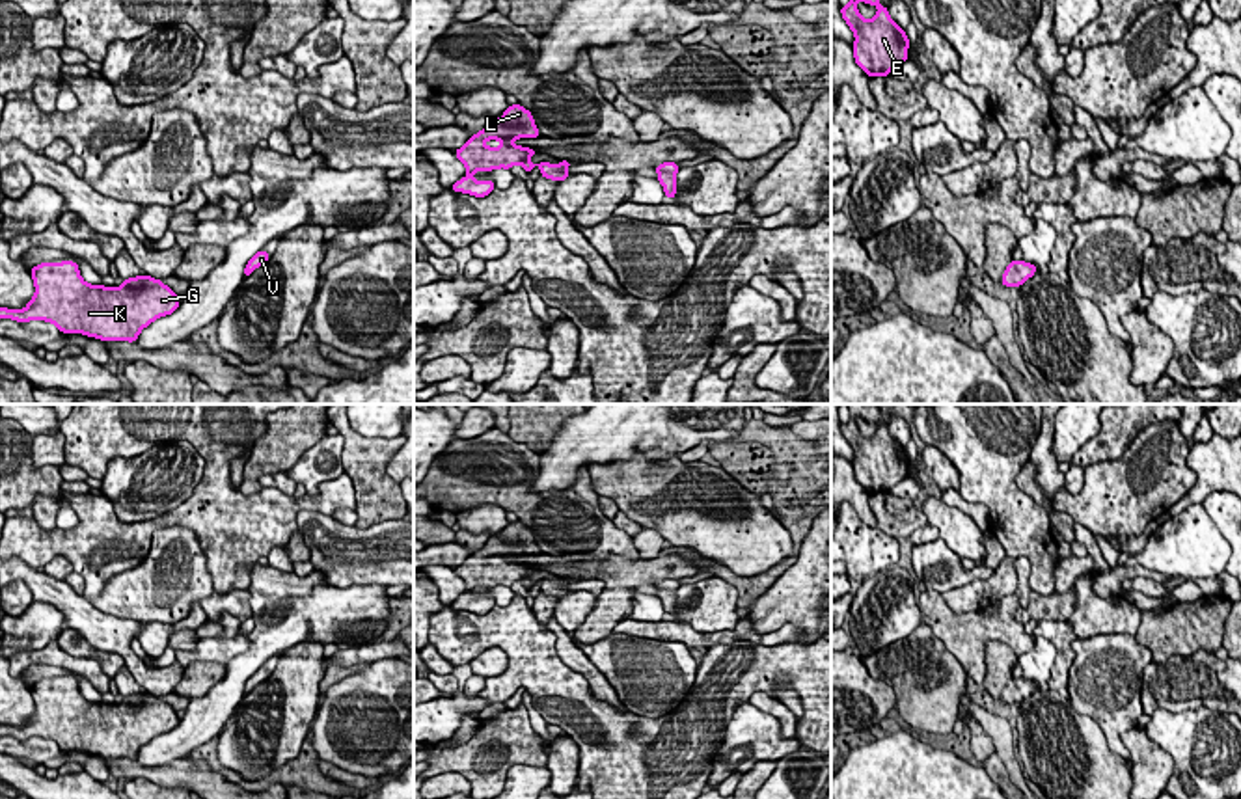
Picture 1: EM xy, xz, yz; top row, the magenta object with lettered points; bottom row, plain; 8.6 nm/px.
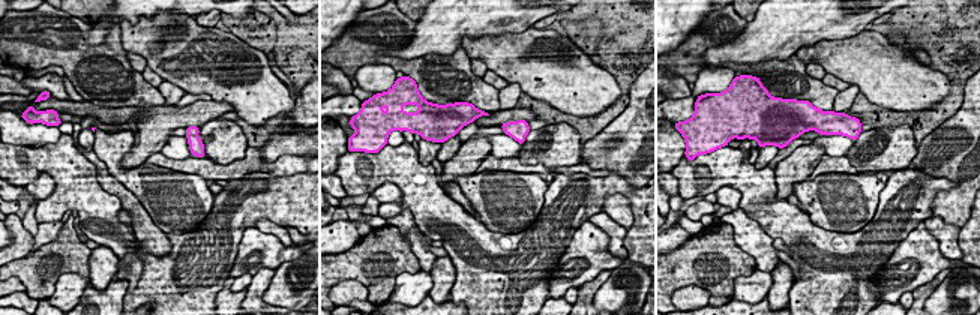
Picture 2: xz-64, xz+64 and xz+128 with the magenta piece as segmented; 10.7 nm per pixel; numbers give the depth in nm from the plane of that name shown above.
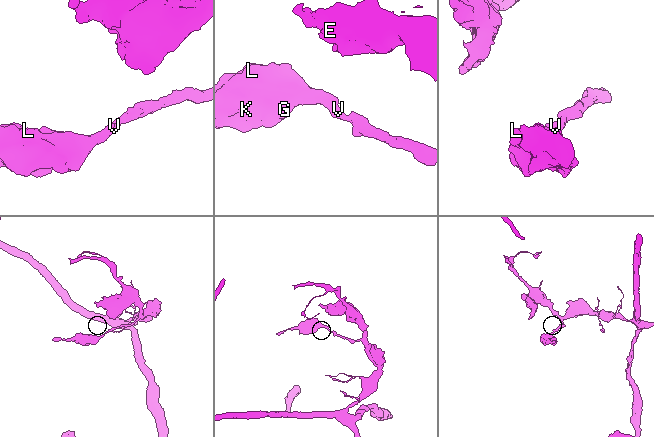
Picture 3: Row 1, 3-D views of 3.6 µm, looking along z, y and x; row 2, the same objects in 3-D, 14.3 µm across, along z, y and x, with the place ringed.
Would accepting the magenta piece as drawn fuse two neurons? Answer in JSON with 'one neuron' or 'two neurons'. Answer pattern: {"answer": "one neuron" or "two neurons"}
{"answer": "one neuron"}

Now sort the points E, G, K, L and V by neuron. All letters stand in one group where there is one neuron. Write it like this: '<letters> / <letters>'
E G K L V

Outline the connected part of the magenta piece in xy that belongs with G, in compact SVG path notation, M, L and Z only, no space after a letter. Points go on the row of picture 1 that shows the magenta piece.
M75 261L41 263L30 270L35 294L24 309L0 307L0 318L45 320L61 333L134 343L143 328L179 307L160 279L136 276L121 287L89 285Z

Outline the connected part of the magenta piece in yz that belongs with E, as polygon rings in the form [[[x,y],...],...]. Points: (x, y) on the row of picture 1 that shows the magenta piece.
[[[850,0],[846,7],[840,6],[842,19],[855,35],[853,58],[855,63],[868,76],[887,76],[894,67],[904,63],[909,48],[906,32],[889,17],[885,6],[880,0],[861,0],[876,6],[878,13],[866,20],[861,17],[857,4]]]

